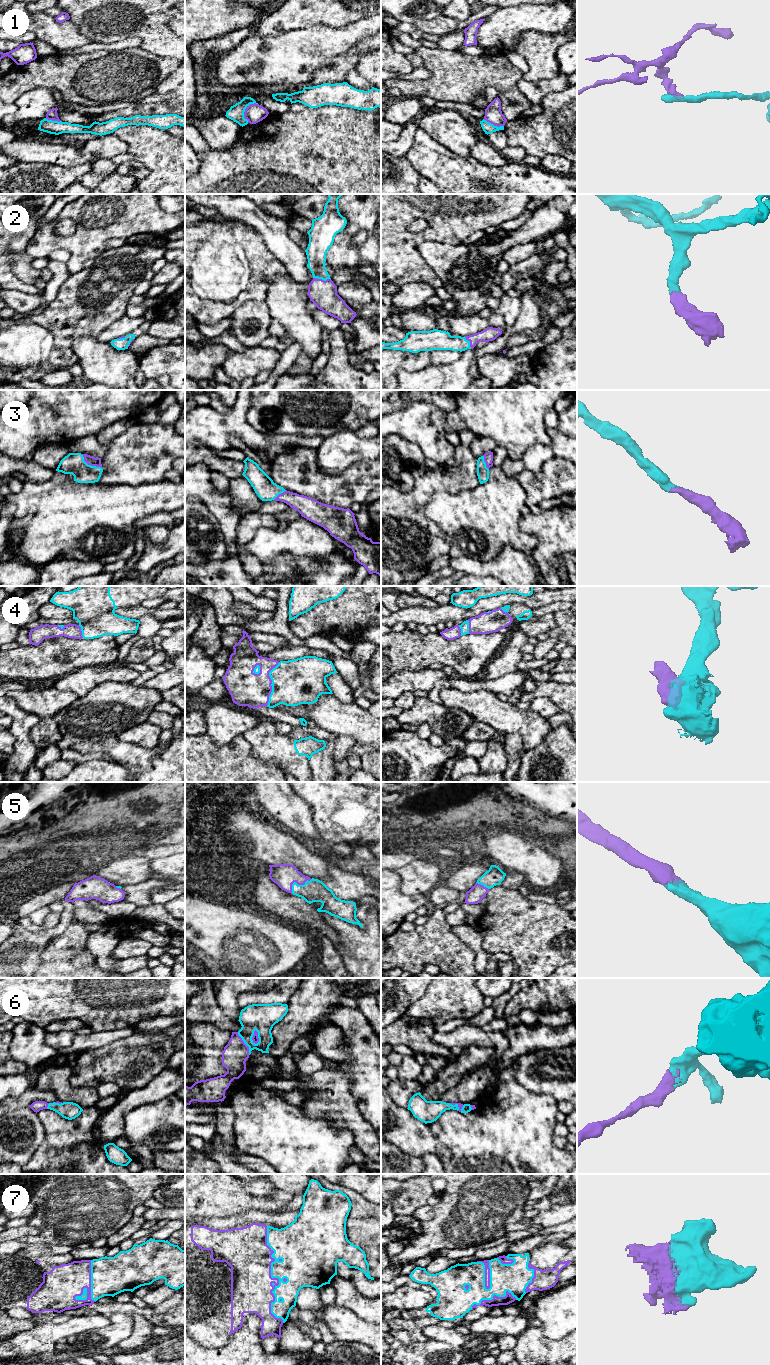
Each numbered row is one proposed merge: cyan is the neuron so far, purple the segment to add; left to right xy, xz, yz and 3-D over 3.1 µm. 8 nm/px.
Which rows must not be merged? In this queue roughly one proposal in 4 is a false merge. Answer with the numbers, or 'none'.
1

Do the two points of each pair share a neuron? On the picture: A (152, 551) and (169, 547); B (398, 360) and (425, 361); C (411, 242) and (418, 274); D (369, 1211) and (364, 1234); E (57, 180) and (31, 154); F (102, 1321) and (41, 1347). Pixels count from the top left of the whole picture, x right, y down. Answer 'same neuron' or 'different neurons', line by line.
A: same neuron
B: same neuron
C: same neuron
D: same neuron
E: different neurons
F: same neuron

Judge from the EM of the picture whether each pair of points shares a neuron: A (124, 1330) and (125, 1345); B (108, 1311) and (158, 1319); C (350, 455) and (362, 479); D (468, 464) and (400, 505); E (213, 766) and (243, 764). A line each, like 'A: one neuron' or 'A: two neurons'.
A: two neurons
B: one neuron
C: two neurons
D: one neuron
E: one neuron

